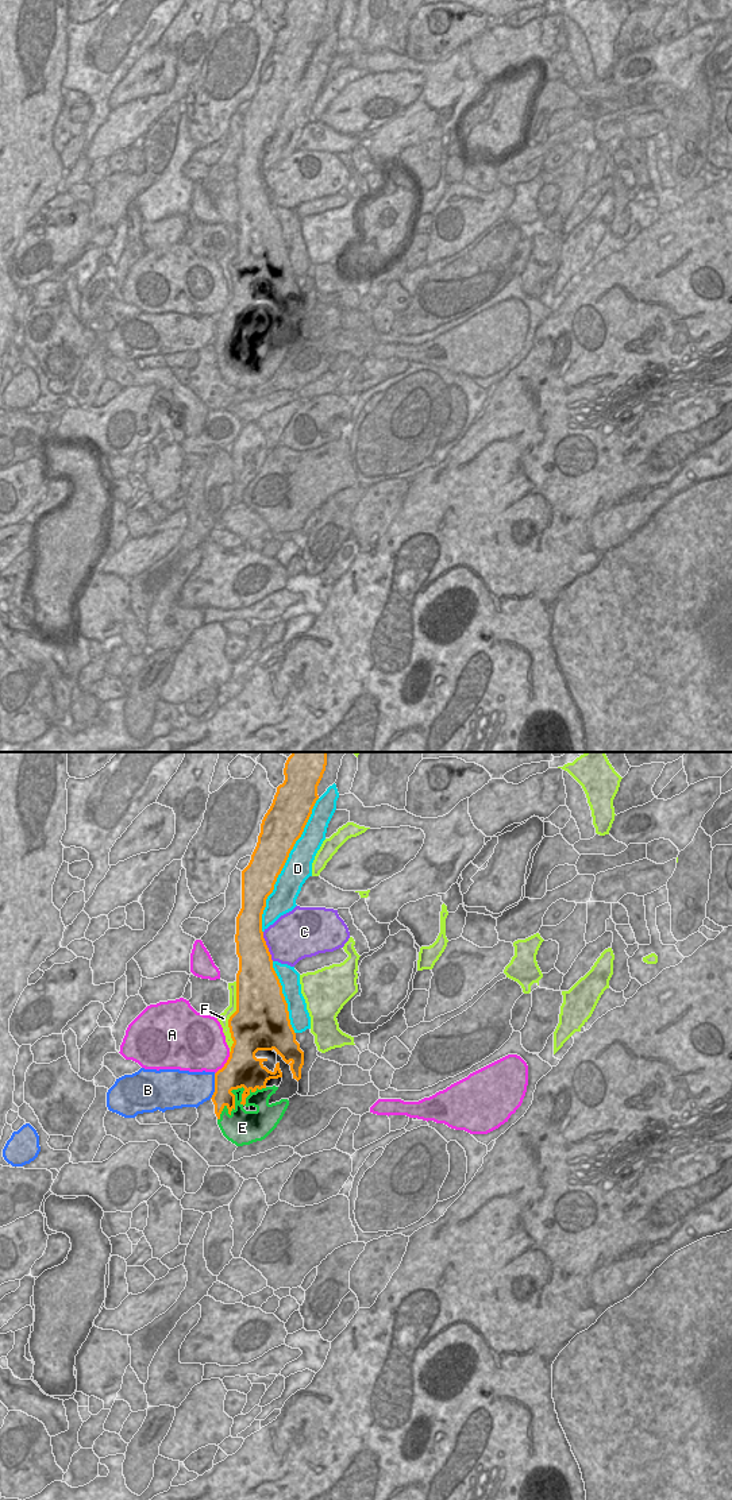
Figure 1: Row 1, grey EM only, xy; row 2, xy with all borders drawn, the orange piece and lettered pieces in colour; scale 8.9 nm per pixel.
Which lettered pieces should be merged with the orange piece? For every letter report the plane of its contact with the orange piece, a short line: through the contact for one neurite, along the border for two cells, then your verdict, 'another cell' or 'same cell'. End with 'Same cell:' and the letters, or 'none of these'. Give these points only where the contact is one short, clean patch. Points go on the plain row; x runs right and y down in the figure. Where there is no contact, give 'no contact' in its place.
A: contact in xy; line xy (230, 296), (226, 307), (215, 317); another cell
B: contact in xy; another cell
C: contact in xy; another cell
D: contact in xy; another cell
E: contact in xy; same cell
F: contact in xy; another cell
Same cell: E

